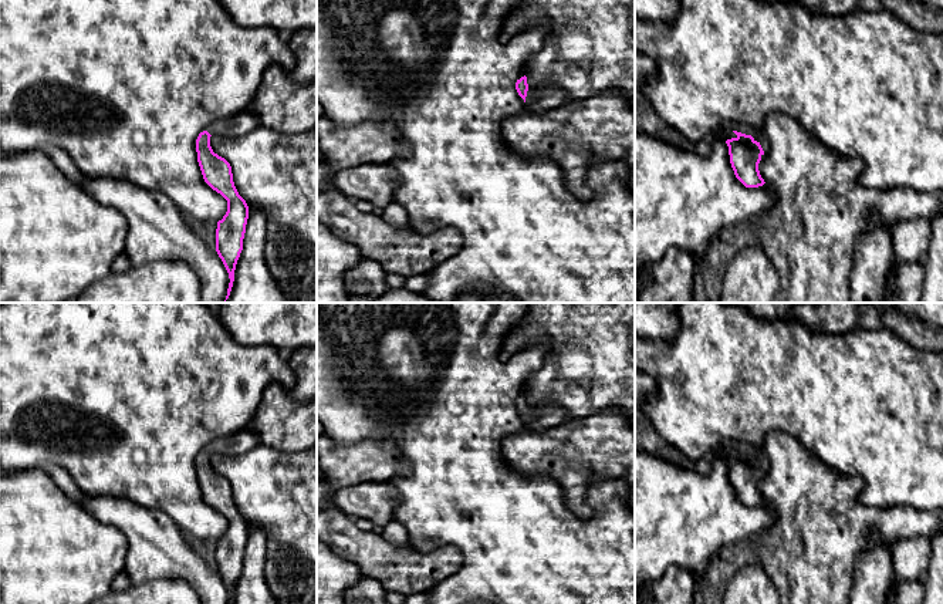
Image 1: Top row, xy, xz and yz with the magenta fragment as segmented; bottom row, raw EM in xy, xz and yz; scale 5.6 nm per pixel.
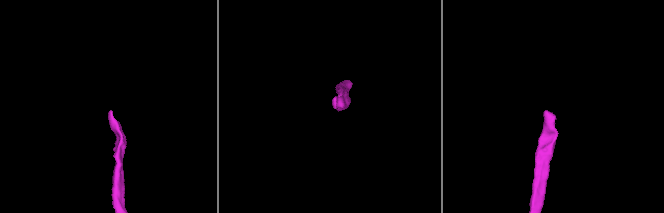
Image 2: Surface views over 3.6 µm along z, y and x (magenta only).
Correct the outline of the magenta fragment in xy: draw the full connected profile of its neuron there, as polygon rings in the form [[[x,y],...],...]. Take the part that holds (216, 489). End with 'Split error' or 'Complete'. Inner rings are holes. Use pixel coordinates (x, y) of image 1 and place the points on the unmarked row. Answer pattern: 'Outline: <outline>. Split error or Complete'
Outline: [[[246,426],[233,435],[213,439],[196,458],[197,480],[205,500],[227,519],[227,530],[217,540],[216,570],[229,591],[229,604],[233,604],[236,583],[243,568],[249,524],[234,505],[230,482],[213,470],[210,455],[243,455],[256,445],[257,436]]]. Split error

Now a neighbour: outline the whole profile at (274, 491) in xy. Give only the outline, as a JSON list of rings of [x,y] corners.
[[[256,445],[243,455],[212,453],[210,465],[230,482],[234,505],[249,527],[266,533],[266,581],[277,603],[317,604],[317,445],[302,452]]]

